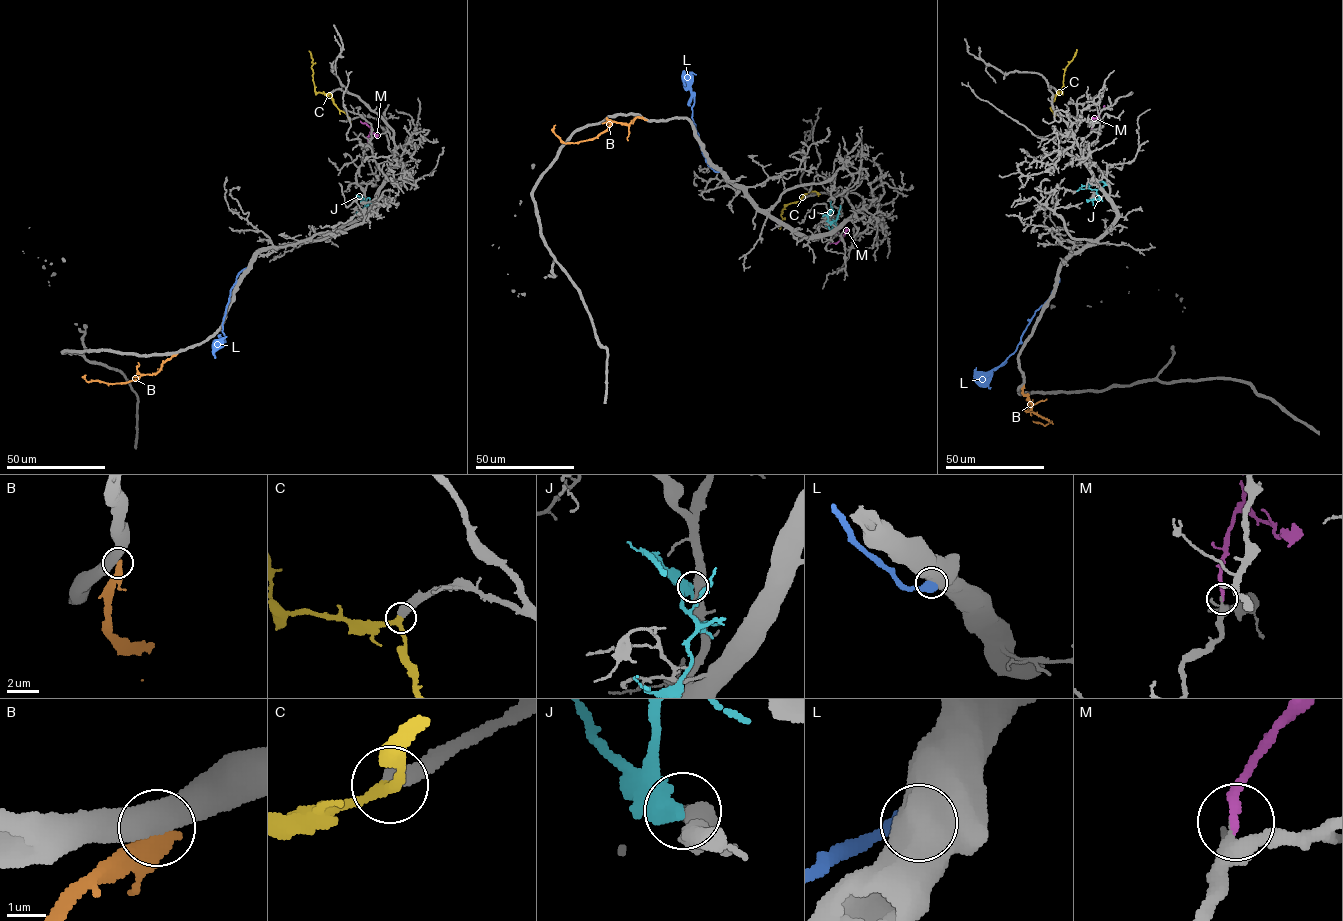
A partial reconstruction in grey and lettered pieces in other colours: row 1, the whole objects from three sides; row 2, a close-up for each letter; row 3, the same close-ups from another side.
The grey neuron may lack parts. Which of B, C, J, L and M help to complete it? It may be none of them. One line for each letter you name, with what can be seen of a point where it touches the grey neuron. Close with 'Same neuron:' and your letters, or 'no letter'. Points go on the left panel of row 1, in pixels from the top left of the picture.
C: (331, 93)
M: (368, 143)
Same neuron: C, M

